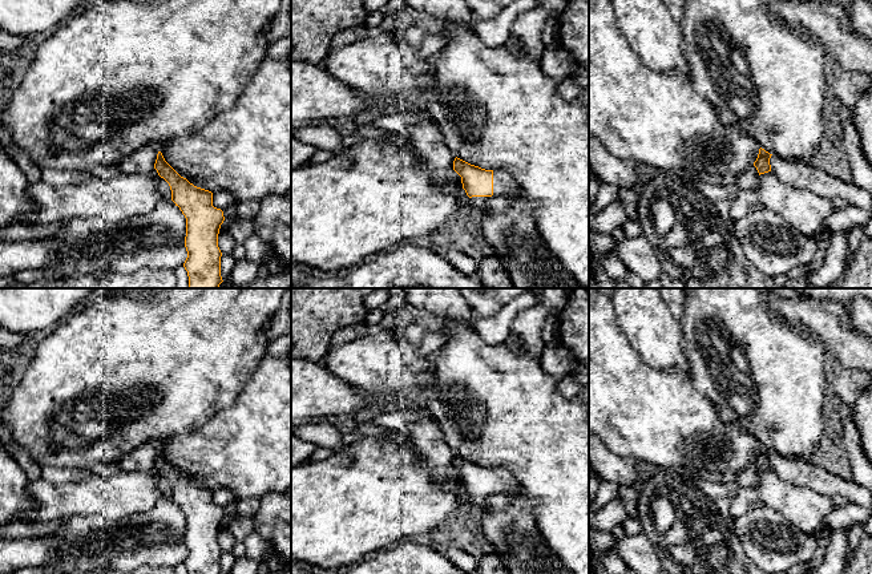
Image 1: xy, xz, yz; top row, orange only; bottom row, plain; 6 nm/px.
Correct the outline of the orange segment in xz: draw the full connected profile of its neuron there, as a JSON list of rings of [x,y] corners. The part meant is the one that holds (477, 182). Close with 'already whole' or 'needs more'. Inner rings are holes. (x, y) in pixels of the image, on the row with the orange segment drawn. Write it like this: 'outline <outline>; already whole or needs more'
outline [[[457,157],[453,161],[453,170],[461,177],[463,189],[475,207],[484,209],[492,197],[513,197],[521,190],[508,171],[485,170]]]; needs more

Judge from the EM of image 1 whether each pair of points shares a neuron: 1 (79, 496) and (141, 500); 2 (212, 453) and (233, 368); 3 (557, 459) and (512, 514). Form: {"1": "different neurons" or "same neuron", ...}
{"1": "same neuron", "2": "different neurons", "3": "different neurons"}

